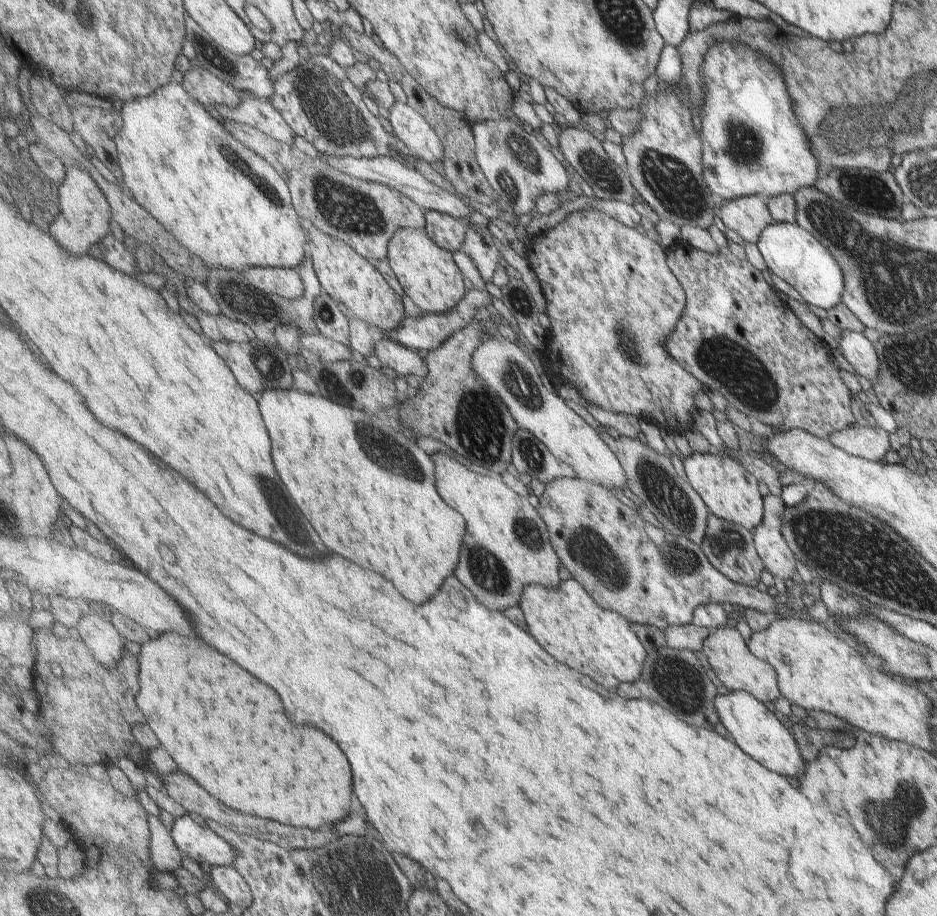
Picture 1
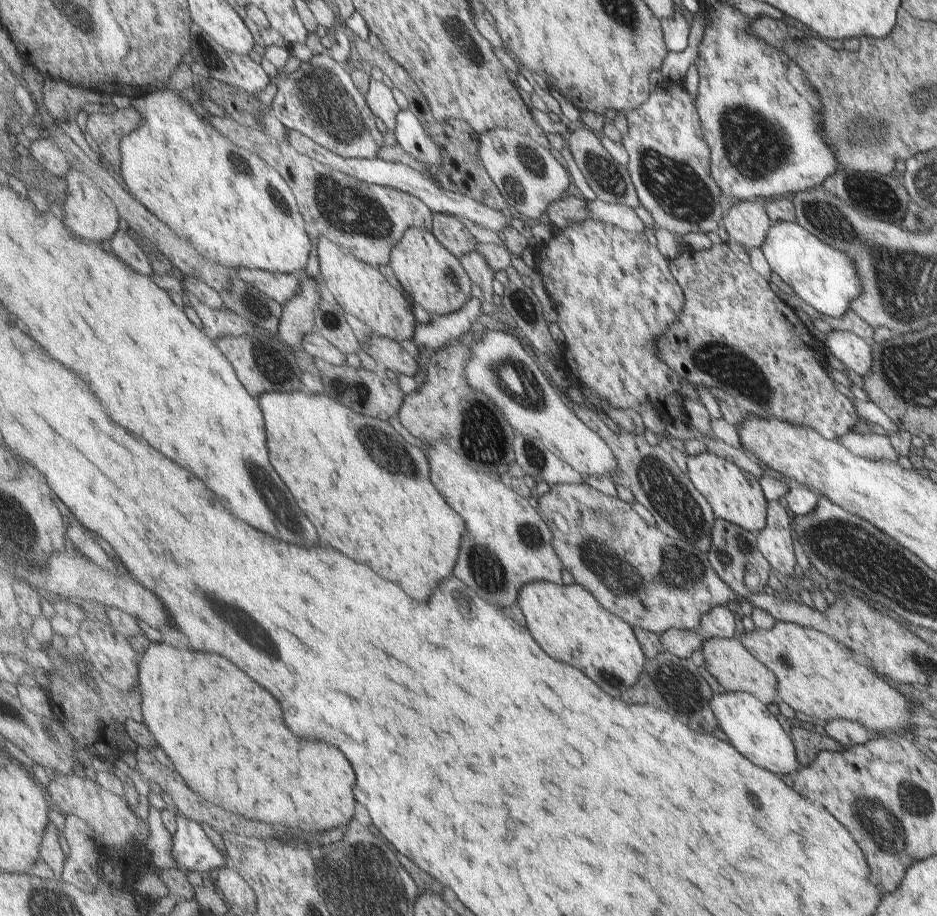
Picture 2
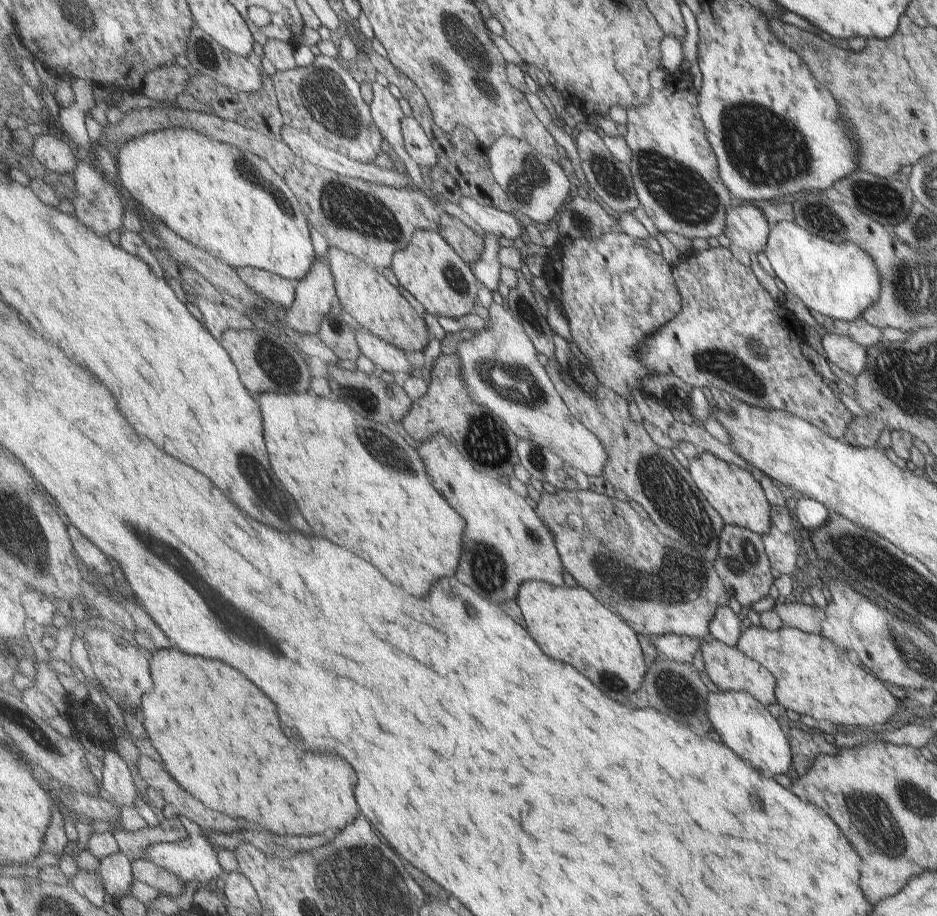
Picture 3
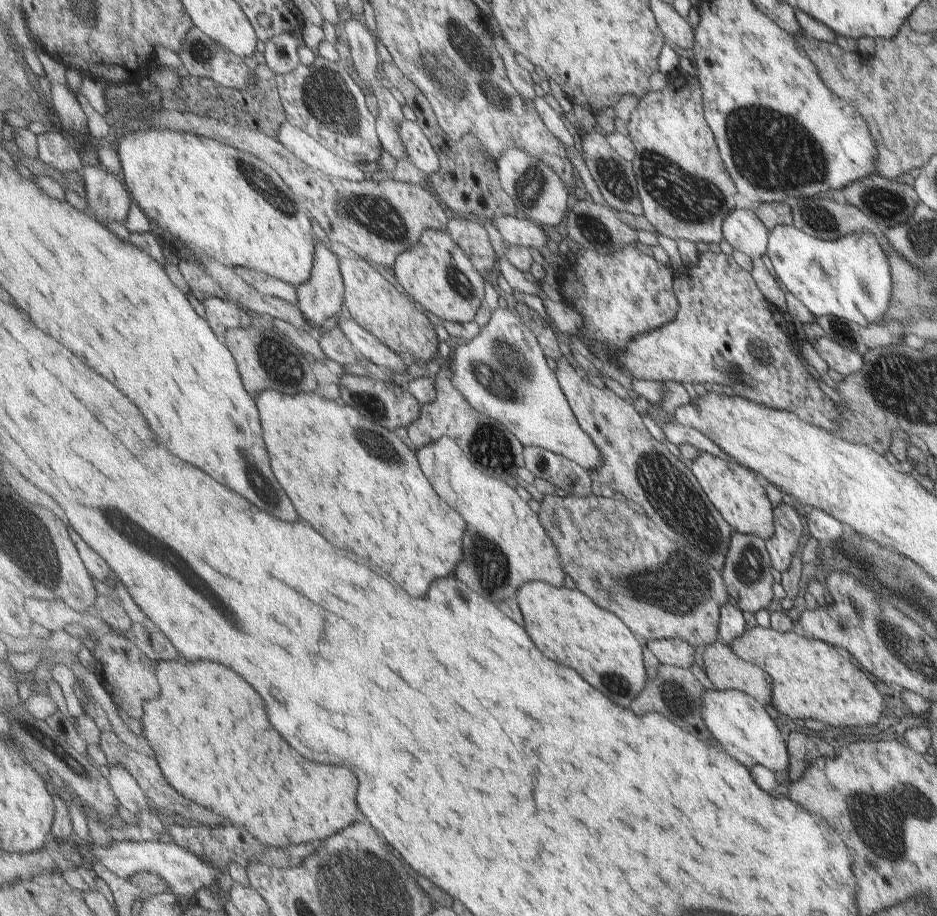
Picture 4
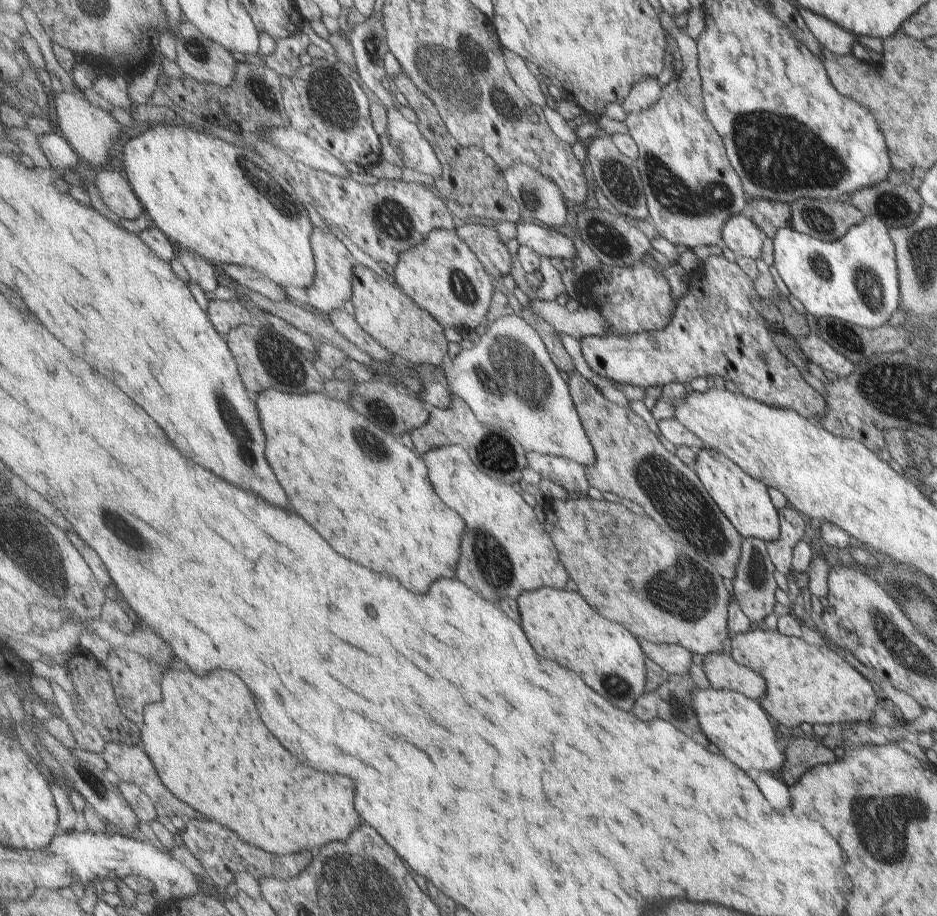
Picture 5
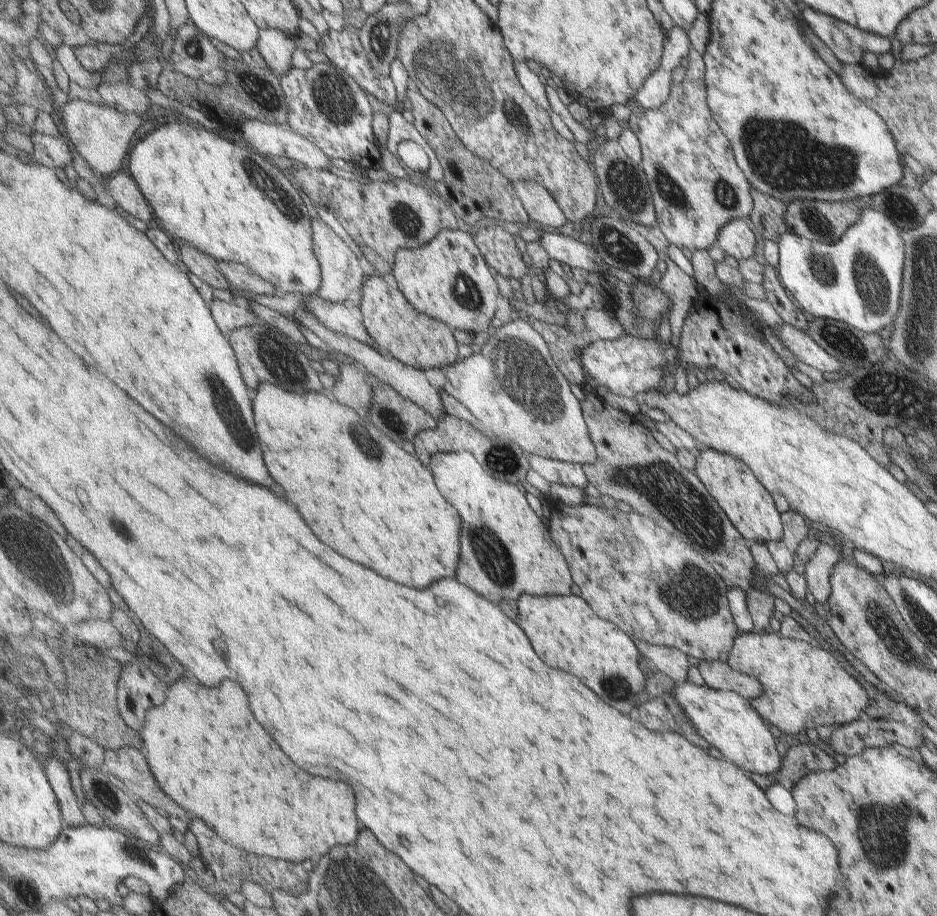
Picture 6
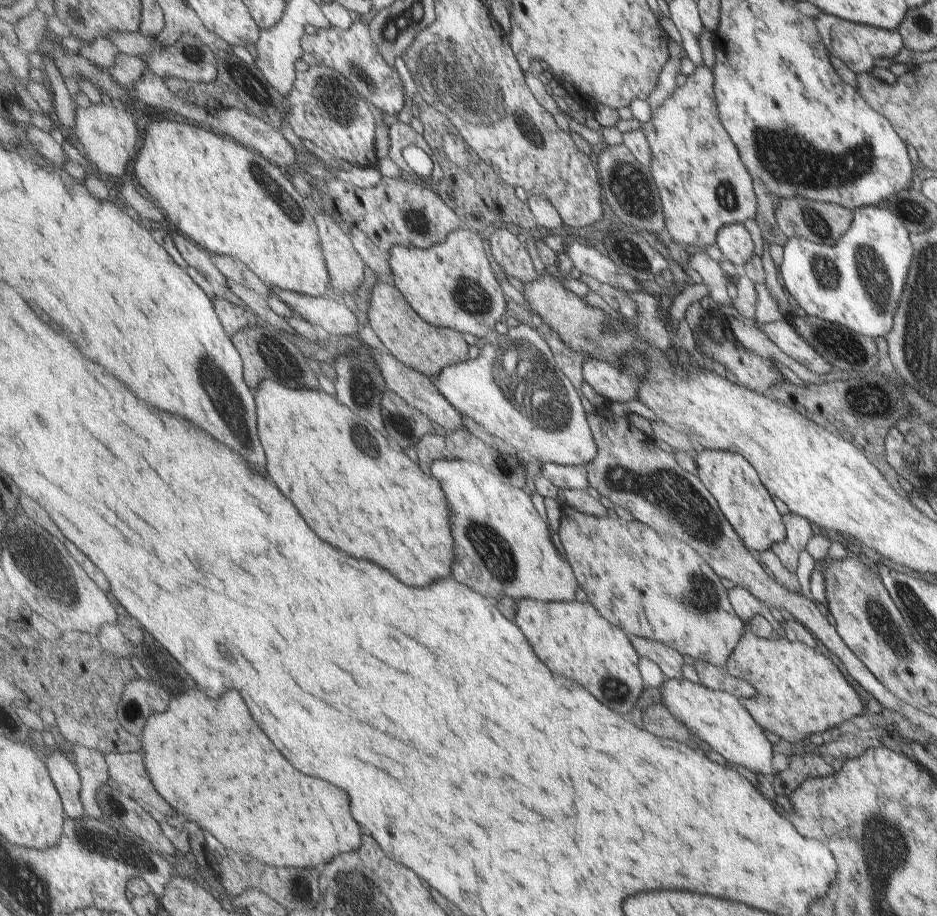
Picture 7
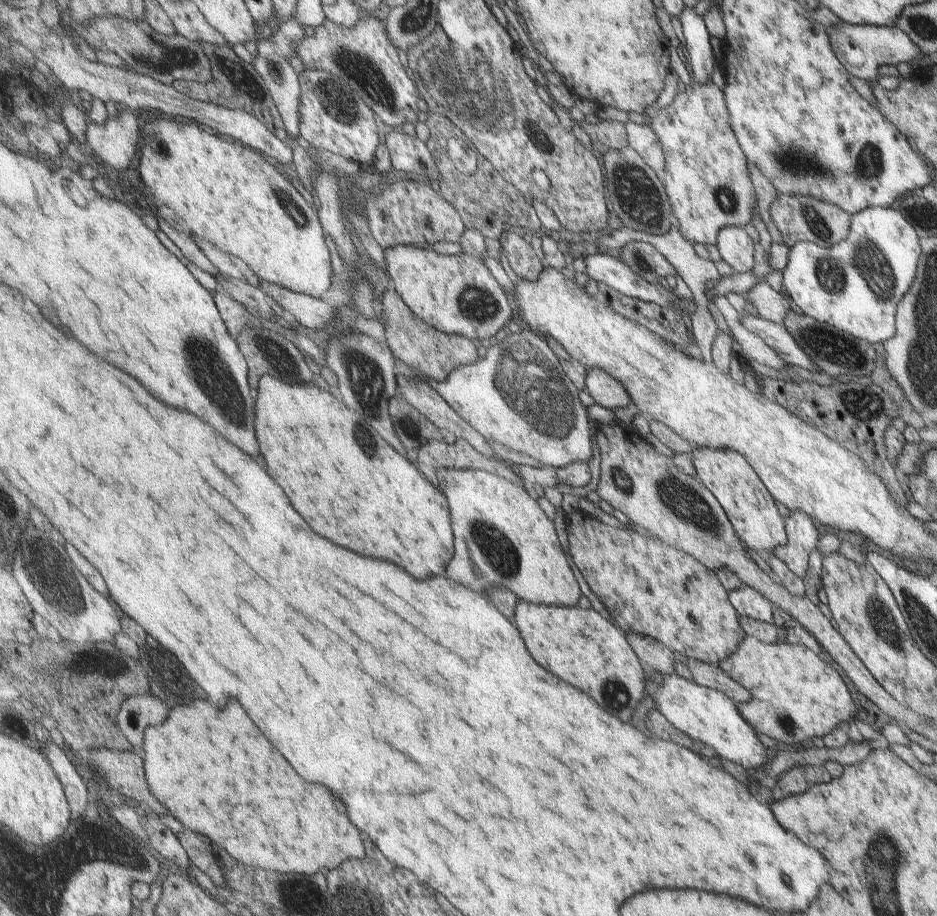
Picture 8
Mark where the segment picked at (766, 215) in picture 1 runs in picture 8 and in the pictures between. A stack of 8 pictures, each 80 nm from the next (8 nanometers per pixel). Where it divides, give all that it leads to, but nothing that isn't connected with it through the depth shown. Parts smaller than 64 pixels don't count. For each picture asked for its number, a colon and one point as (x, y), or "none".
2: (746, 222)
3: (746, 227)
4: (744, 232)
5: (740, 235)
6: (736, 239)
7: (734, 242)
8: (735, 247)

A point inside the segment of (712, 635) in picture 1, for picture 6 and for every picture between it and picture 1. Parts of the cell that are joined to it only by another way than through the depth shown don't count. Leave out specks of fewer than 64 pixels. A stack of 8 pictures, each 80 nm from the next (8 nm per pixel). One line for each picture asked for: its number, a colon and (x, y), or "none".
2: (731, 665)
3: (726, 667)
4: (725, 670)
5: (722, 672)
6: (718, 675)

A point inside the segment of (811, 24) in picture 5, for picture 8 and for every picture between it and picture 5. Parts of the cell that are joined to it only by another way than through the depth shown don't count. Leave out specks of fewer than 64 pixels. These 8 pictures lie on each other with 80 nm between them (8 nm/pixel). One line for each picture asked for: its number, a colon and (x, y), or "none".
6: (847, 43)
7: (856, 46)
8: (861, 49)

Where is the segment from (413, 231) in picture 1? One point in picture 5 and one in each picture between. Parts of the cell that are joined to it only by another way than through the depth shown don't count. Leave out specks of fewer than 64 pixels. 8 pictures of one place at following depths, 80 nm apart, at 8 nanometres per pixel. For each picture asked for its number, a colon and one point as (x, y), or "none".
2: (434, 277)
3: (430, 269)
4: (441, 277)
5: (443, 275)

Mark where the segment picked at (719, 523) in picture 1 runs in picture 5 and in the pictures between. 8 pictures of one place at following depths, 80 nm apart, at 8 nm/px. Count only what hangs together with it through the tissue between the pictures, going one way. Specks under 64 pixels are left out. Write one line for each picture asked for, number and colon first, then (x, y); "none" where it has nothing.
2: (733, 555)
3: (741, 562)
4: (746, 569)
5: (753, 586)

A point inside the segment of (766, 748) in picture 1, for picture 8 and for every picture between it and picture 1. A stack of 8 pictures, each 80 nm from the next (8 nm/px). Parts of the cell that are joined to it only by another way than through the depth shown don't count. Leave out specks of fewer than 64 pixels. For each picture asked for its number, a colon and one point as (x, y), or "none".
2: (742, 717)
3: (744, 725)
4: (733, 718)
5: (731, 721)
6: (724, 719)
7: (715, 717)
8: (706, 715)

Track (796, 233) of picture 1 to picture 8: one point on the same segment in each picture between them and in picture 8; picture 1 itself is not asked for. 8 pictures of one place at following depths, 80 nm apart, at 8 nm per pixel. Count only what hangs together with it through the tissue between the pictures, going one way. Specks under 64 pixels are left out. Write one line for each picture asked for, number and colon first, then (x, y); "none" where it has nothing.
2: (825, 278)
3: (841, 280)
4: (849, 277)
5: (855, 279)
6: (857, 281)
7: (857, 282)
8: (843, 285)

